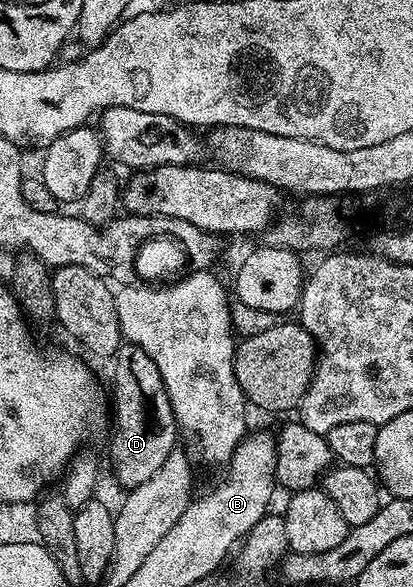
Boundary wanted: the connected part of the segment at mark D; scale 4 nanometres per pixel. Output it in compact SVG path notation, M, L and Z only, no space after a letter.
M126 342L120 344L113 363L115 429L111 432L111 468L115 471L116 482L123 490L133 490L149 482L149 478L153 478L153 474L165 466L165 458L176 451L177 425L173 406L169 406L165 382L161 382L161 370L157 370L157 362L153 362L153 358L149 358L141 346Z

